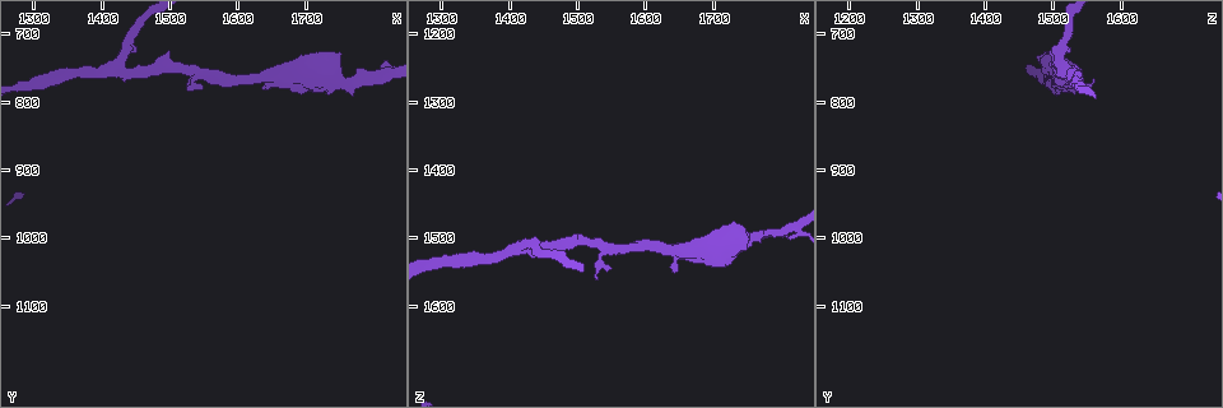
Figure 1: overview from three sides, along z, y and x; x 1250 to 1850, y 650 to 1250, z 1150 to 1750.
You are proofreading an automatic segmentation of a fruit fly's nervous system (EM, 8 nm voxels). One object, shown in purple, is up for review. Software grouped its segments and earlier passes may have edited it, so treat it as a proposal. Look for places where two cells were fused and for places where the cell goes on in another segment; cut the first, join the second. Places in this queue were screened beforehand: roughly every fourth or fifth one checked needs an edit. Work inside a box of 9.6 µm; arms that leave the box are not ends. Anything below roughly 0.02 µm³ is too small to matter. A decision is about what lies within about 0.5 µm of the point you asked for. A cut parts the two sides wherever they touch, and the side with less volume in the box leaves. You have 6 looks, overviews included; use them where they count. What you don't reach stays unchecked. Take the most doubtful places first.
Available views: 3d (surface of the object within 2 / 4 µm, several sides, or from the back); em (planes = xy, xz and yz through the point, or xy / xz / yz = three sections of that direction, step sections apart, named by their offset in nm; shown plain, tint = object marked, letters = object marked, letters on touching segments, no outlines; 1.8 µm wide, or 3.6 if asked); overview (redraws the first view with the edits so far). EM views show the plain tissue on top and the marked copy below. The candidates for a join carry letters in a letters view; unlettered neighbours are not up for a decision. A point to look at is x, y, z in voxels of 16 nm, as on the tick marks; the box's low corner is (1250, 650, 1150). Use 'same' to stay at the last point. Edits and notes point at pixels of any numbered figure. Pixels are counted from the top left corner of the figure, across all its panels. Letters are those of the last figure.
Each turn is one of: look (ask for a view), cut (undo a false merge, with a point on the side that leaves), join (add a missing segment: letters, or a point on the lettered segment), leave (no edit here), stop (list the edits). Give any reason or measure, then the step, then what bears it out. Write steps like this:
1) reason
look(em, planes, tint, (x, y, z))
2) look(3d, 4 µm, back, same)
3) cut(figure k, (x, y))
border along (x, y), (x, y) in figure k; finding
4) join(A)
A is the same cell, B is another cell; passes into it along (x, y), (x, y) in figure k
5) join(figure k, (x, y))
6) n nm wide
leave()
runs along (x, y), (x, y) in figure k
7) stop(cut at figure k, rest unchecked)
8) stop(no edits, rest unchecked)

side arm on a straight run
look(em, 3.6 µm, planes, letters, (1430, 755, 1515))

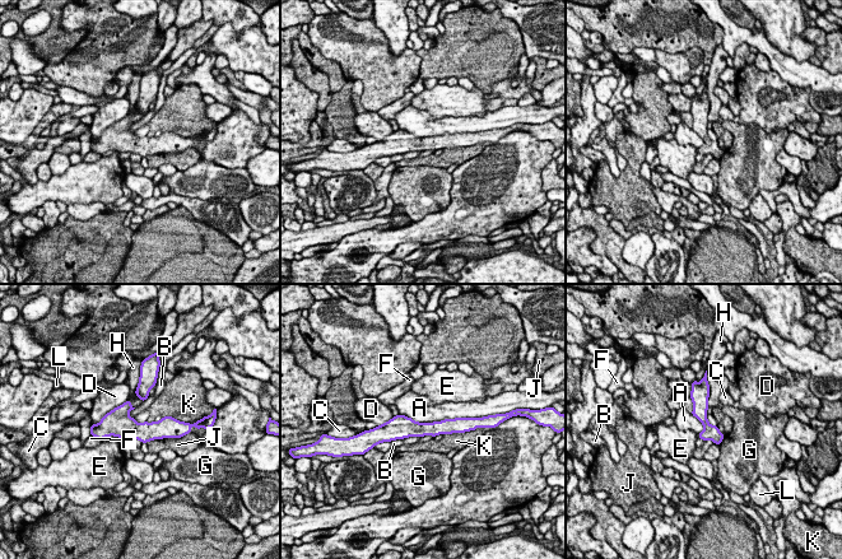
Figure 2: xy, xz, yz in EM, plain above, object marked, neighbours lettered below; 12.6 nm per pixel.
190 nm wide
leave()
A, B, C, D, E, F, G, H, J, K and L are other cells; runs along (101, 425), (175, 428) in figure 2; one cell here

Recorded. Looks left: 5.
sudden change in width
look(em, yz, step 4, tint, (1820, 760, 1480))

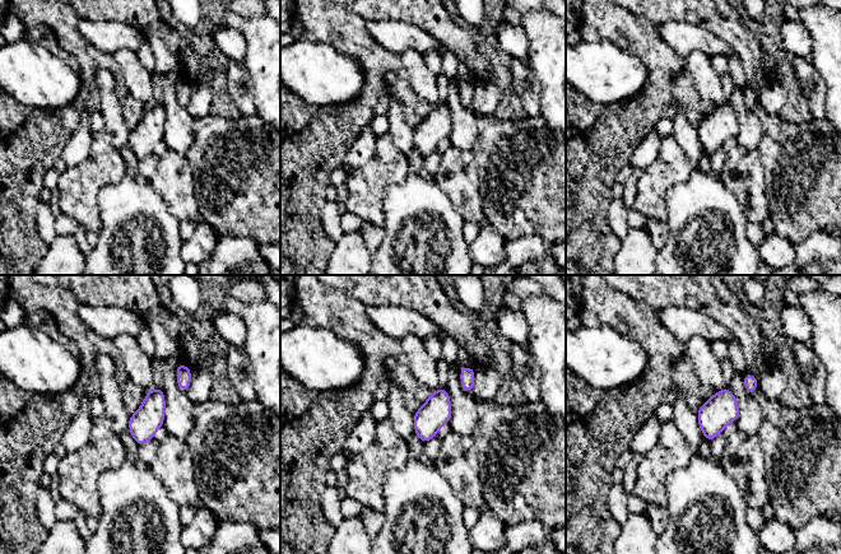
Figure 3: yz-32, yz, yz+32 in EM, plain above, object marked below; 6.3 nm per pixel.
another direction
look(em, xy, step 4, tint, same)

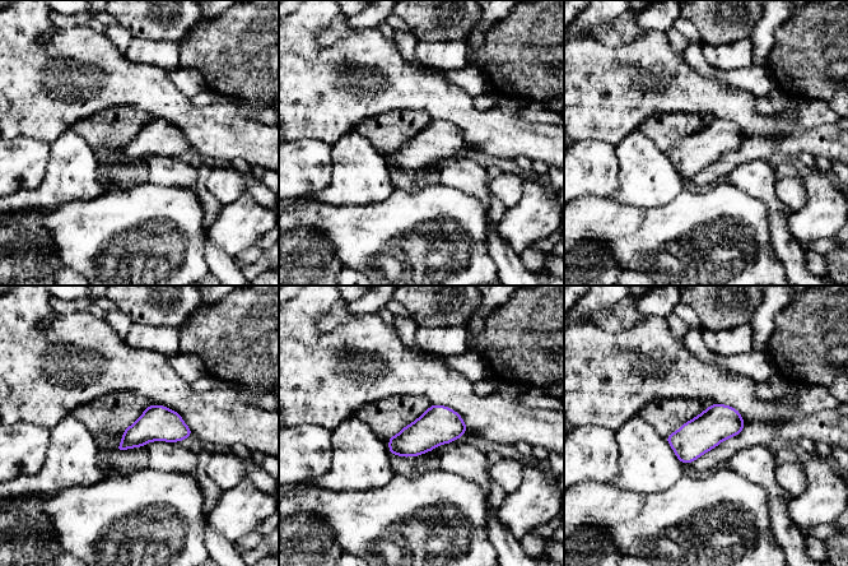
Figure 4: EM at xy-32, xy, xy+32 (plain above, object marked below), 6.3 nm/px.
look(em, xy, step 4, letters, same)

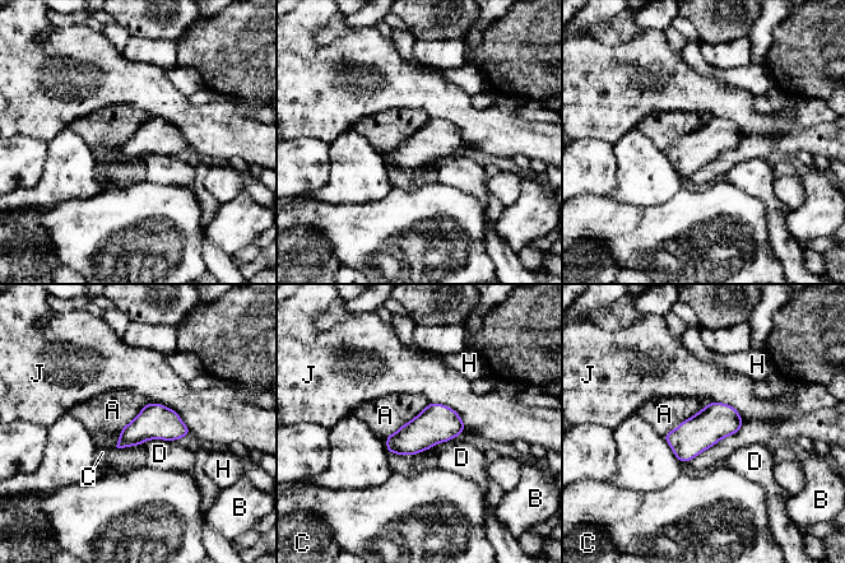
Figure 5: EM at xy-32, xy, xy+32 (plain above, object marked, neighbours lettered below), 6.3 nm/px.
220 nm wide
leave()
A, B, C, D, H and J are other cells; border along (430, 401), (421, 412), (385, 437) in figure 5; all the same cell

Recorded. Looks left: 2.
thick end
look(em, planes, letters, (1645, 775, 1545))

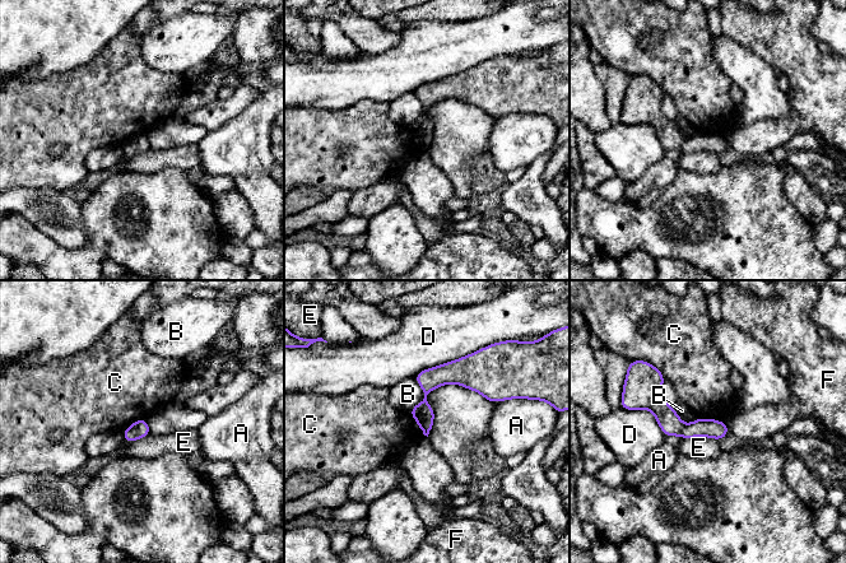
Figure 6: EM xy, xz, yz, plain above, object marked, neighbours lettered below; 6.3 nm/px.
leave()
A, B, C, D, E and F are other cells; none of them fits

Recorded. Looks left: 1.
stop(no edits, rest unchecked)

